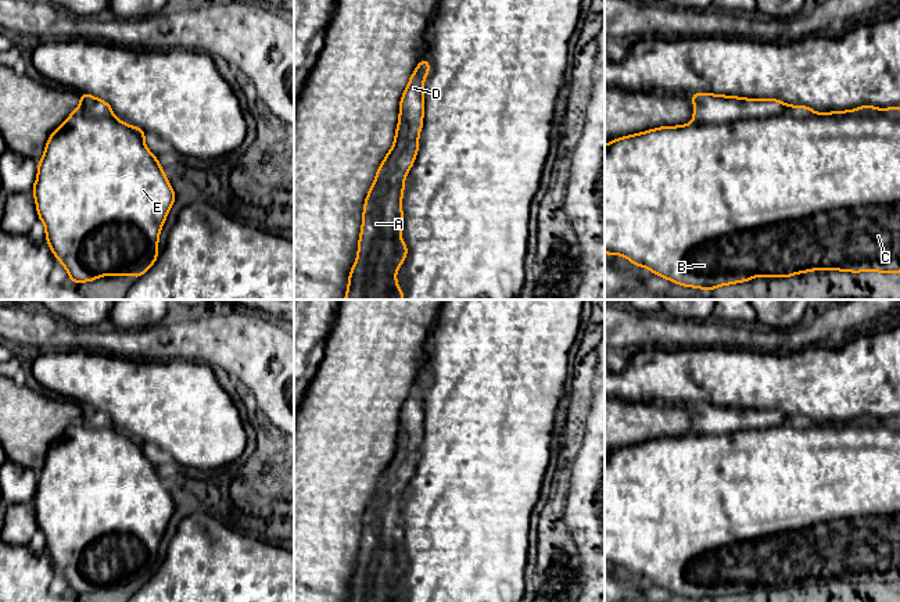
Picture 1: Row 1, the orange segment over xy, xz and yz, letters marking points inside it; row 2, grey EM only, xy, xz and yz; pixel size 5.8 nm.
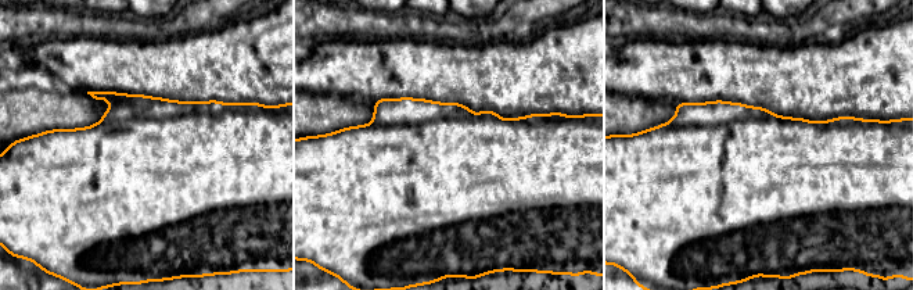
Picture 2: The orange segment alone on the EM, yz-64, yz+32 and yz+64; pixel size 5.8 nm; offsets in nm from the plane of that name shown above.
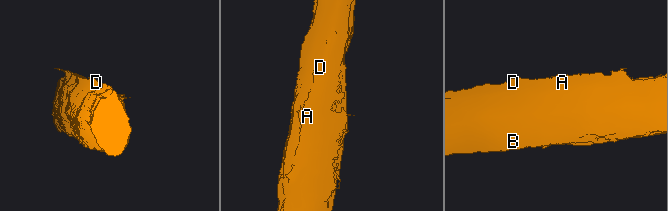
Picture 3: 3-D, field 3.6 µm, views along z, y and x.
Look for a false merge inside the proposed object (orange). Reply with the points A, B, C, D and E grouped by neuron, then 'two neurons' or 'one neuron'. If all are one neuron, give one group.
groups A B C D E; one neuron

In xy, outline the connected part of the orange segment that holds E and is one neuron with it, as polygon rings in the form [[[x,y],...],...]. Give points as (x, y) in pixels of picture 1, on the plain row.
[[[79,404],[79,408],[80,416],[50,445],[37,474],[37,490],[32,498],[37,527],[44,534],[46,552],[72,594],[130,583],[137,591],[159,566],[159,542],[176,508],[159,470],[144,455],[147,442],[115,429],[107,412],[89,404]]]

